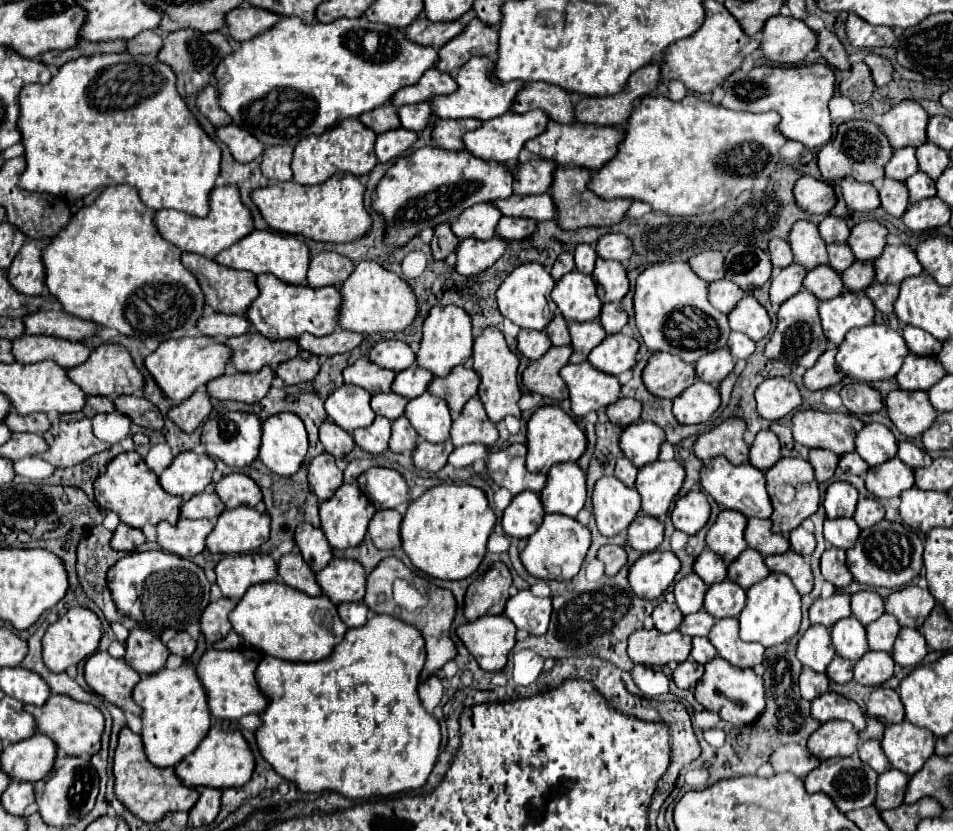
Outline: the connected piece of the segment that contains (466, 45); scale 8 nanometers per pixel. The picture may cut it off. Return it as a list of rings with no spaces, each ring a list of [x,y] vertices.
[[[470,19],[460,35],[450,39],[444,47],[438,49],[436,69],[454,75],[470,57],[484,55],[494,57],[498,49],[498,31],[484,25],[480,19]]]

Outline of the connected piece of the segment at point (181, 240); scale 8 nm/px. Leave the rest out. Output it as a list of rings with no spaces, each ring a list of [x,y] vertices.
[[[224,185],[224,187],[212,189],[210,213],[206,217],[198,219],[198,217],[190,217],[182,211],[162,209],[154,215],[154,225],[156,225],[158,233],[166,241],[176,245],[180,251],[198,253],[198,255],[208,257],[208,259],[214,259],[222,249],[228,249],[232,243],[240,241],[242,237],[246,237],[254,229],[252,227],[252,213],[242,205],[240,195],[238,195],[238,187],[234,187],[234,185]]]

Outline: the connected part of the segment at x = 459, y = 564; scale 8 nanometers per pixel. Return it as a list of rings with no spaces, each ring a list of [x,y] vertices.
[[[442,483],[442,485],[430,487],[420,499],[416,499],[408,505],[408,511],[402,519],[402,529],[400,529],[402,549],[406,551],[410,561],[430,577],[446,575],[446,579],[450,579],[450,581],[466,579],[482,563],[484,553],[486,553],[486,543],[488,543],[488,537],[490,537],[494,525],[496,525],[496,515],[490,509],[486,493],[482,489],[466,485],[466,483],[464,485]]]

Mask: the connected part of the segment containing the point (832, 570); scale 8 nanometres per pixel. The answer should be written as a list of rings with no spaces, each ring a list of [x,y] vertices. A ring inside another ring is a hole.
[[[836,547],[826,549],[820,559],[820,569],[822,569],[824,579],[830,581],[832,585],[836,585],[838,589],[852,583],[852,573],[846,567],[846,551],[844,549],[836,549]]]

